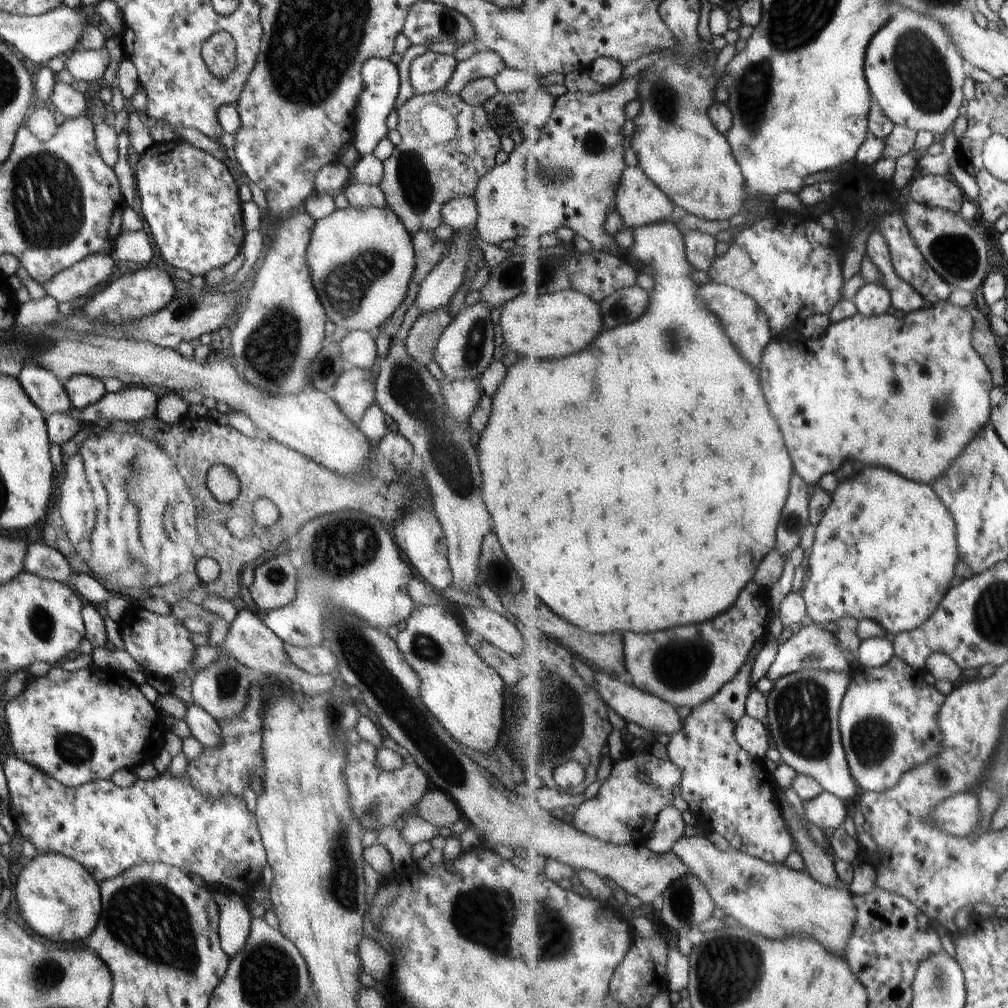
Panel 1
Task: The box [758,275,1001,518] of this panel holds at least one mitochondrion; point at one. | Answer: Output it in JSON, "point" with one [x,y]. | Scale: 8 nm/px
{"point":[941,410]}

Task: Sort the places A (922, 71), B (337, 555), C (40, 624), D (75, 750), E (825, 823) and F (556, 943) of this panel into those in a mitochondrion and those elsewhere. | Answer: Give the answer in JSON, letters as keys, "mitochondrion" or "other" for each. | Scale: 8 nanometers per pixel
{"A":"mitochondrion","B":"mitochondrion","C":"mitochondrion","D":"mitochondrion","E":"other","F":"mitochondrion"}

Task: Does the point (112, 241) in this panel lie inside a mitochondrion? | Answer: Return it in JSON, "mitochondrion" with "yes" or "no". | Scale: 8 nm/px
{"mitochondrion":"no"}

